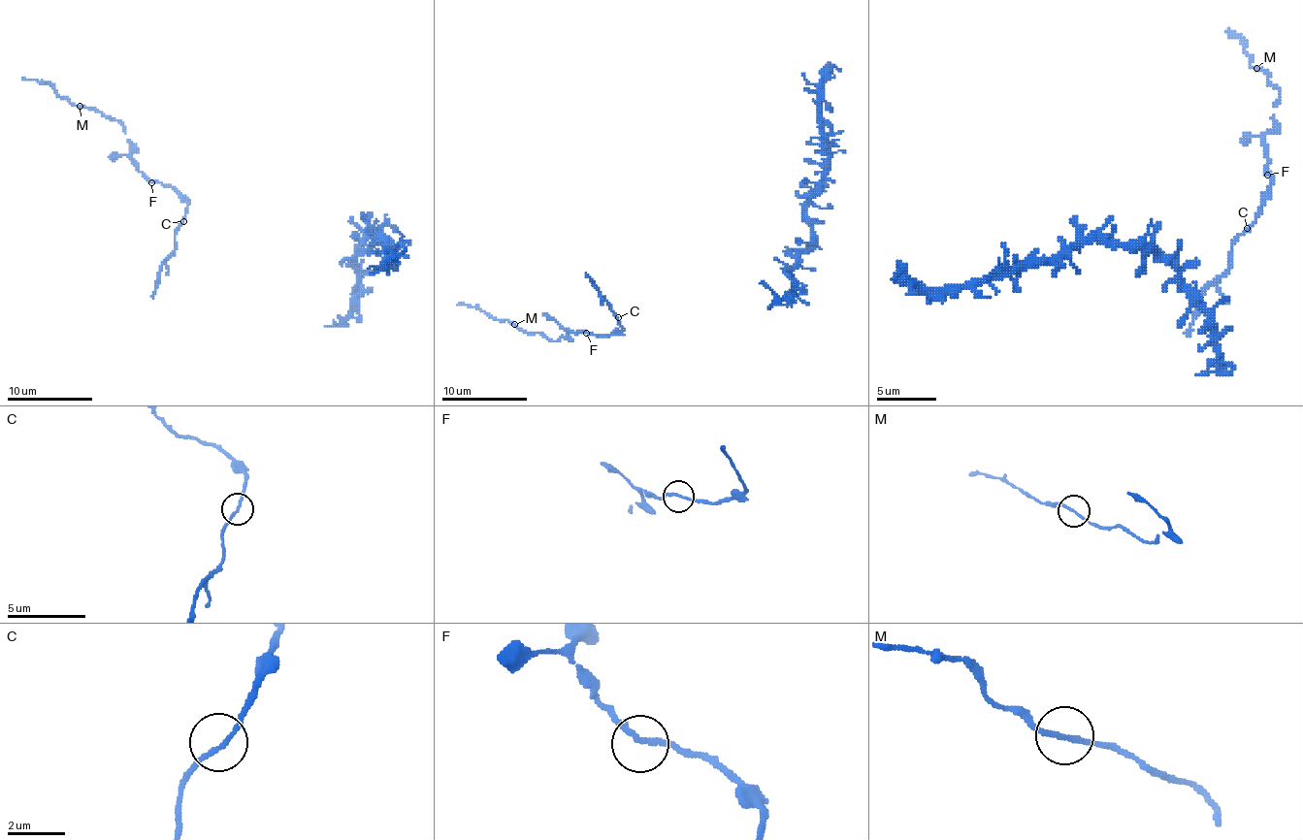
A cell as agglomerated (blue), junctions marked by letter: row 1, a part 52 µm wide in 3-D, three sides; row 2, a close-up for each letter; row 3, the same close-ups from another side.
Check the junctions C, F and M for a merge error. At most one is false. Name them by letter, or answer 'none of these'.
none of these

